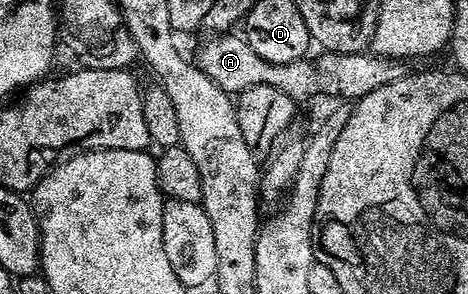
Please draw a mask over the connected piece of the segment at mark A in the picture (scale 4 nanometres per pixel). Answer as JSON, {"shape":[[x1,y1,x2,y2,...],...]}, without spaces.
{"shape":[[225,32,219,36,209,37,209,42,200,46,194,55,194,61,218,88,230,95,237,95,246,88,258,84,266,84,286,92,298,104,304,104,307,98,316,98,319,94,329,94,332,100,358,100,374,88,382,88,382,84,394,84,394,80,403,78,406,73,405,63,398,58,383,58,381,54,361,52,358,54,339,54,338,52,320,52,311,62,305,56,288,64,274,64,270,60,262,60,254,48,250,48,243,36,236,32]]}

